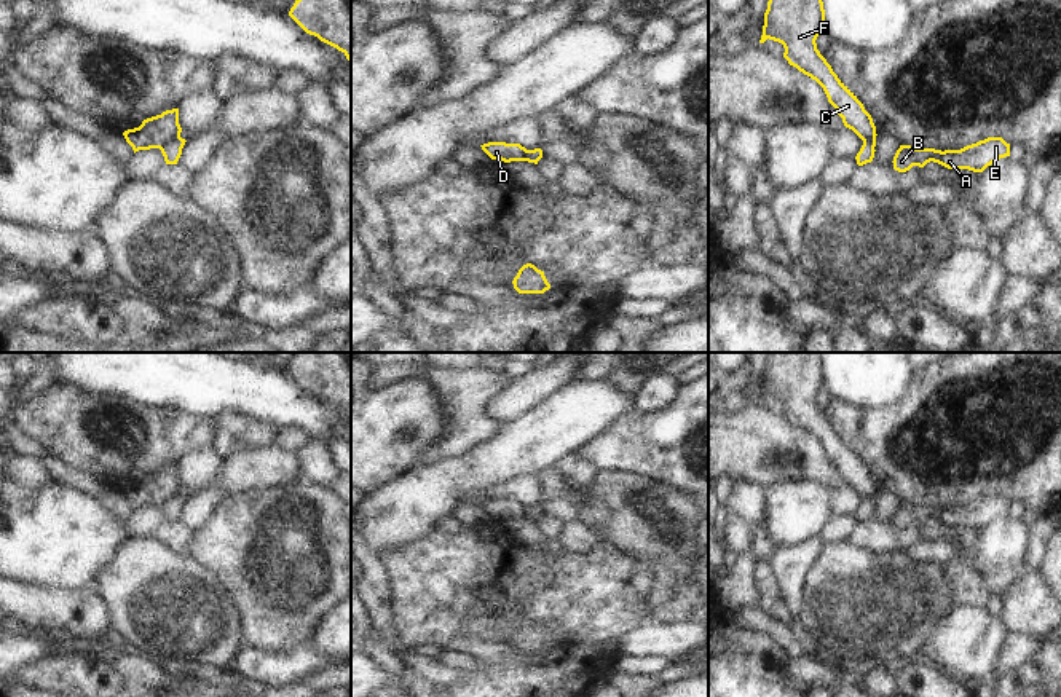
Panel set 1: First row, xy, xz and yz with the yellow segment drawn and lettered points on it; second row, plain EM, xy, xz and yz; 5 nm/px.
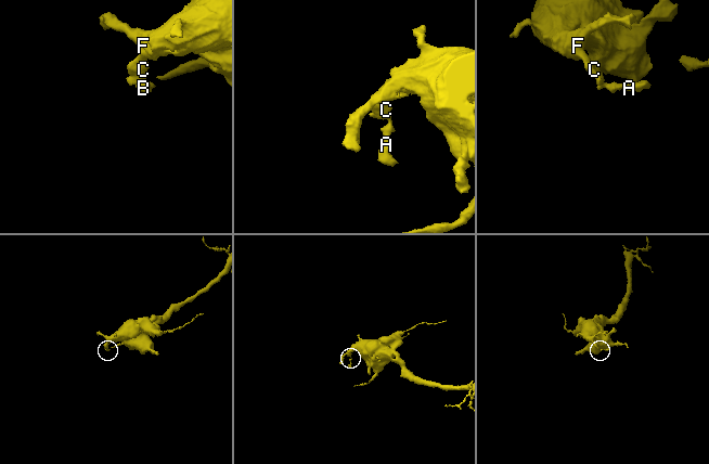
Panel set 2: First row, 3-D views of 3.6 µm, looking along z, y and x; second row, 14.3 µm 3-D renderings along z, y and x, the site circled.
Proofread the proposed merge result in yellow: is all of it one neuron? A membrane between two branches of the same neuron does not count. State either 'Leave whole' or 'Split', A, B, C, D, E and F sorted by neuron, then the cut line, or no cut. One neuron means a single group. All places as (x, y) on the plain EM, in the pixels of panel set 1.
Split. Groups: A B E / C D F. Split along xy (179, 493), (160, 506).

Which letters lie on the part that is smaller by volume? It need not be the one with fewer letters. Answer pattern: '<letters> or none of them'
A, B, E

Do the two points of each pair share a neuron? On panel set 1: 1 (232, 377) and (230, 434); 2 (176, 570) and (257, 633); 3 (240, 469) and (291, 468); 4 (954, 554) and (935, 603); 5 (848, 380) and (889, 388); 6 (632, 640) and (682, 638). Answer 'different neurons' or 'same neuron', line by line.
1: different neurons
2: different neurons
3: same neuron
4: different neurons
5: same neuron
6: same neuron

